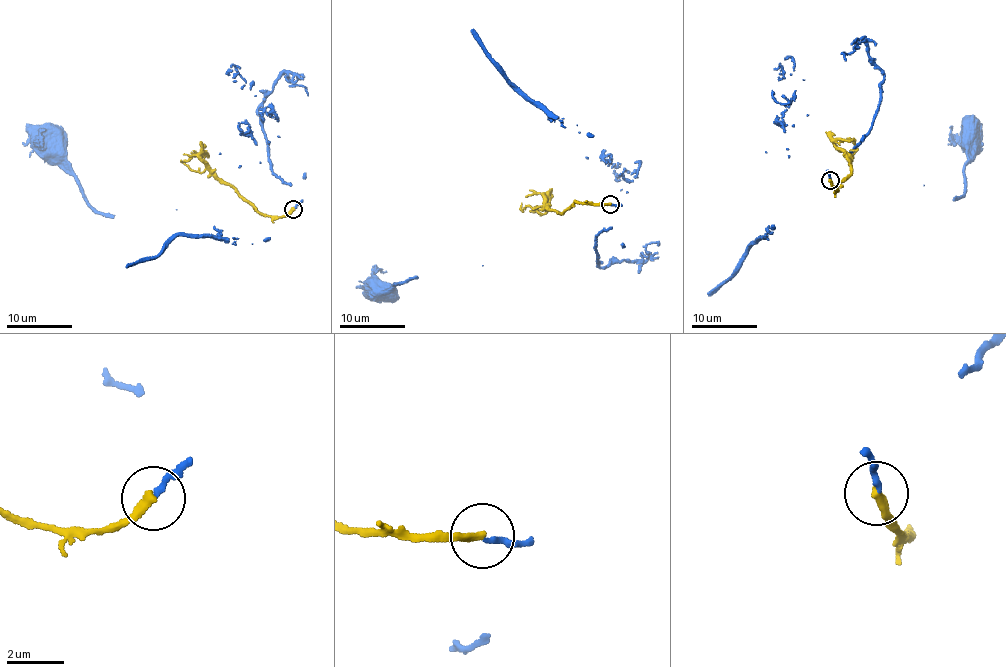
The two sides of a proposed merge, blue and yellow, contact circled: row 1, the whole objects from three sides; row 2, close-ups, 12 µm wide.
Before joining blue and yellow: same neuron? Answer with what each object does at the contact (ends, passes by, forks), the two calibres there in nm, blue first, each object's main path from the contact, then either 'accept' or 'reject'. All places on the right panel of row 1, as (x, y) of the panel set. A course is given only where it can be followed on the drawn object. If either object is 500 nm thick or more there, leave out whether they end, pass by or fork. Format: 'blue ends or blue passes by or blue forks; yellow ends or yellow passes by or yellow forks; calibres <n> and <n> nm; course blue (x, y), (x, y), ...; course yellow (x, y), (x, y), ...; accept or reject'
blue ends; yellow ends; calibres 180 and 300 nm; course blue (830, 181), (830, 177), (924, 185), (959, 198), (966, 188), (964, 164), (976, 135), (973, 133); course yellow (830, 181), (838, 191), (852, 168), (837, 147), (843, 140), (854, 141), (846, 138); reject

